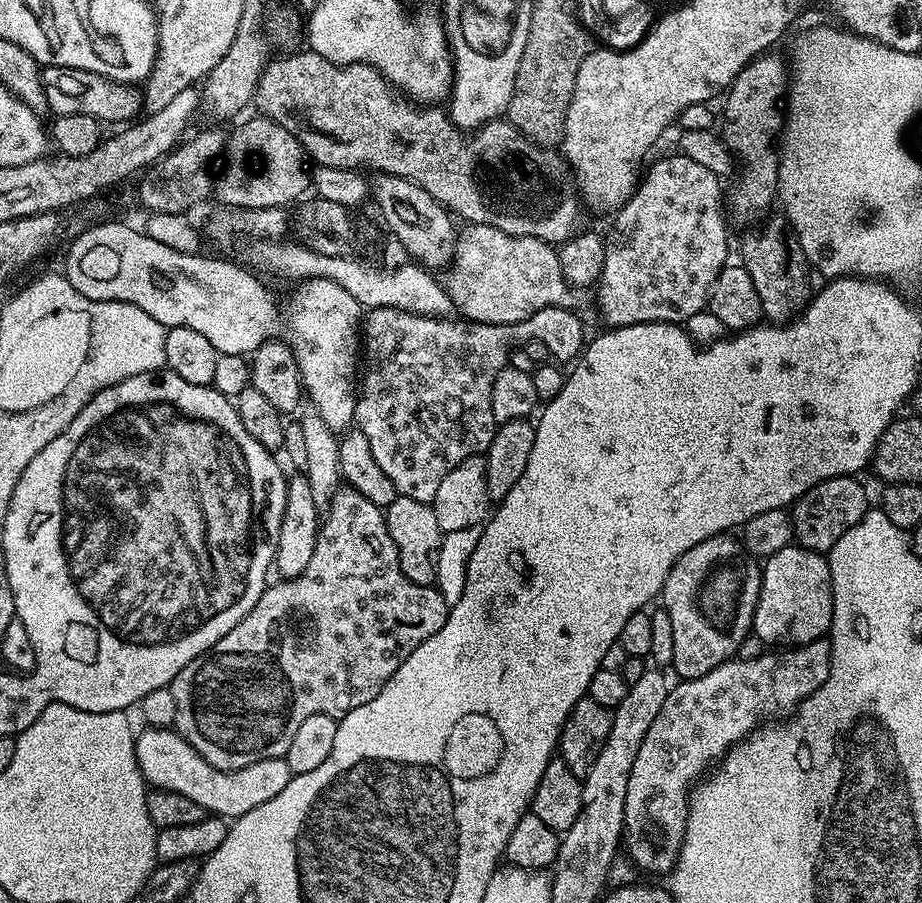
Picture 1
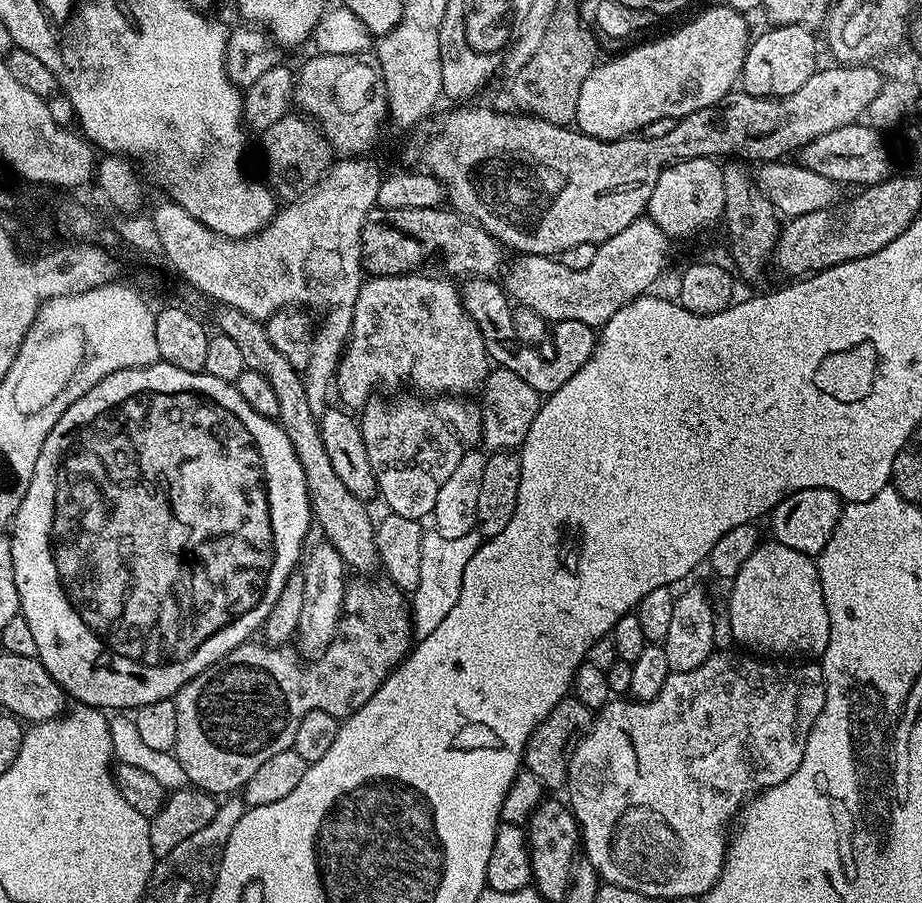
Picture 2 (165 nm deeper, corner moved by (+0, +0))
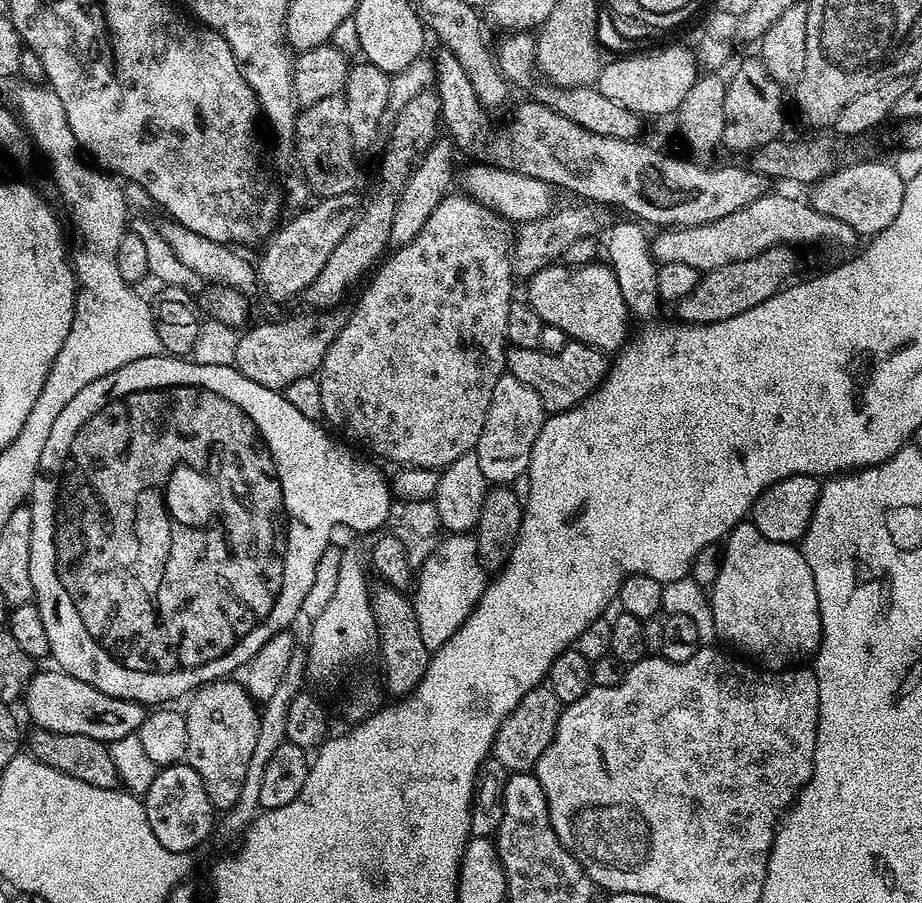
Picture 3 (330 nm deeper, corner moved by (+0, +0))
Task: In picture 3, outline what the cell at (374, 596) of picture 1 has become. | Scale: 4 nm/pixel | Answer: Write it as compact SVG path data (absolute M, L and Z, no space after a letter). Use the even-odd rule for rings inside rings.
M236 678L213 680L191 693L186 707L186 763L198 770L213 809L233 808L242 794L242 782L250 756L257 745L261 709ZM192 700L192 701L191 701Z

